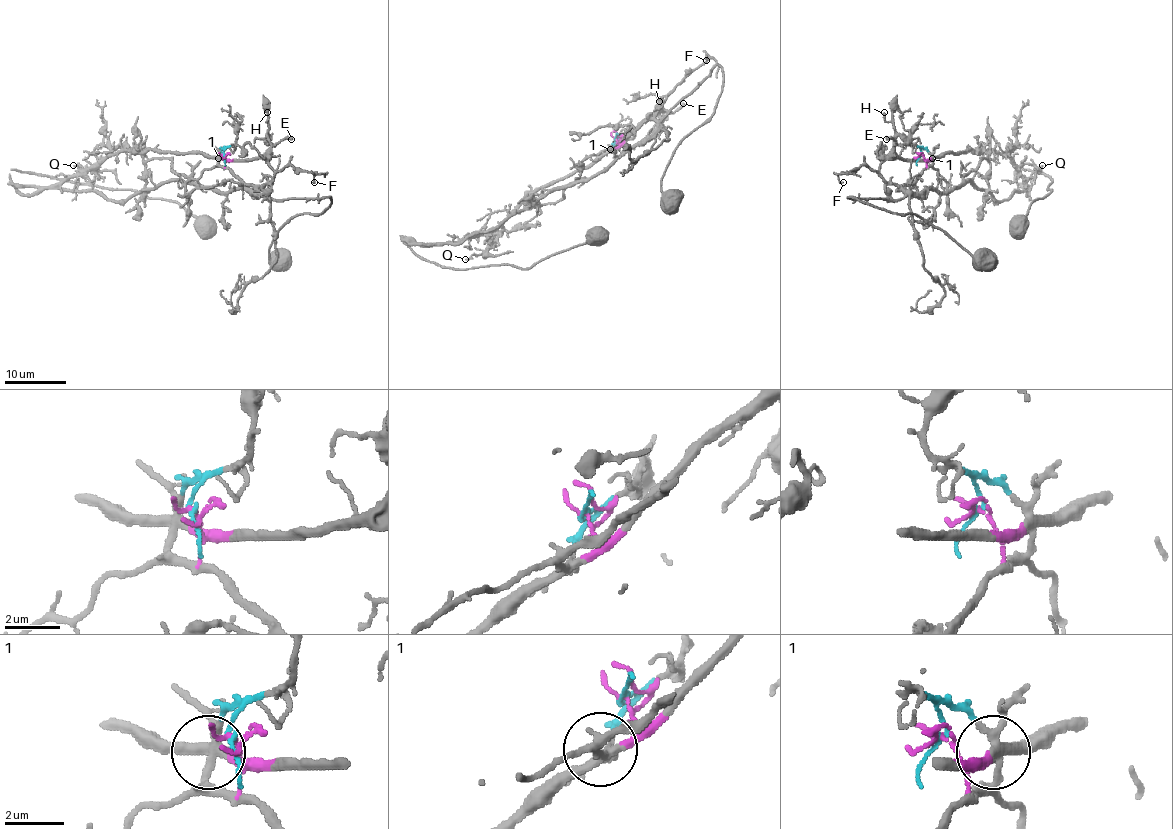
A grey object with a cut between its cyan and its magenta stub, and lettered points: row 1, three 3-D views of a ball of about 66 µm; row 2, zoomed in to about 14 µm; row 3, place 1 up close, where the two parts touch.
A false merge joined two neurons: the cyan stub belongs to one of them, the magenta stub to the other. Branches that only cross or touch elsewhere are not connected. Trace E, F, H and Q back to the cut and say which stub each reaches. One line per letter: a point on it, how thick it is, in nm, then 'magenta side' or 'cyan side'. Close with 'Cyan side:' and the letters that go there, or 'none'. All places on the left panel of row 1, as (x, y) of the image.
E: at (291, 139); 280 nm thick; magenta side
F: at (314, 182); 120 nm thick; cyan side
H: at (267, 112); 120 nm thick; magenta side
Q: at (73, 165); 70 nm thick; magenta side
Cyan side: F

